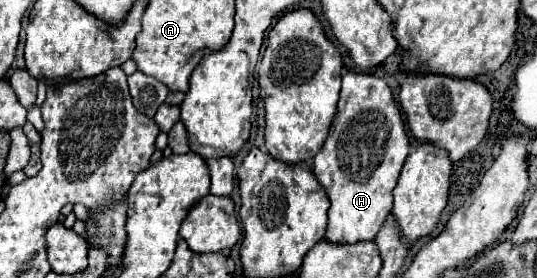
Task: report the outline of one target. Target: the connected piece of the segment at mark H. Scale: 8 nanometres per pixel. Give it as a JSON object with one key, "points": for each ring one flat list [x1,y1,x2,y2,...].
{"points":[[346,70,338,112,330,124,328,138,314,158,314,174,330,198,326,240,360,242,374,240,392,210,392,190,402,164,410,152,410,138,402,114,388,84,374,76]]}

